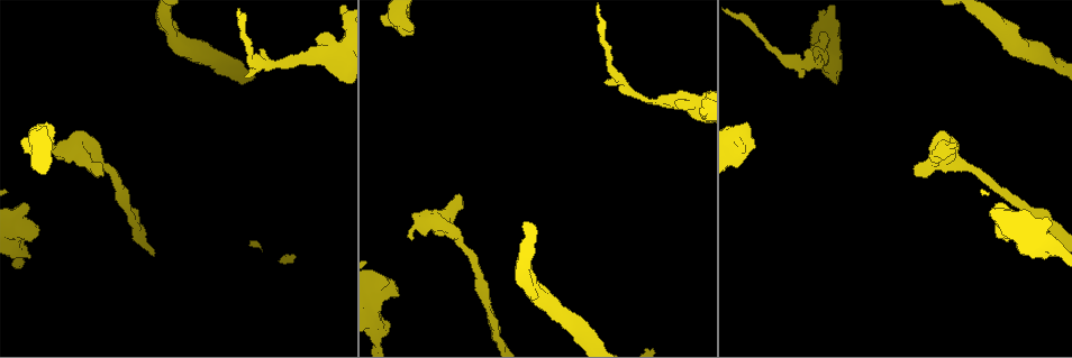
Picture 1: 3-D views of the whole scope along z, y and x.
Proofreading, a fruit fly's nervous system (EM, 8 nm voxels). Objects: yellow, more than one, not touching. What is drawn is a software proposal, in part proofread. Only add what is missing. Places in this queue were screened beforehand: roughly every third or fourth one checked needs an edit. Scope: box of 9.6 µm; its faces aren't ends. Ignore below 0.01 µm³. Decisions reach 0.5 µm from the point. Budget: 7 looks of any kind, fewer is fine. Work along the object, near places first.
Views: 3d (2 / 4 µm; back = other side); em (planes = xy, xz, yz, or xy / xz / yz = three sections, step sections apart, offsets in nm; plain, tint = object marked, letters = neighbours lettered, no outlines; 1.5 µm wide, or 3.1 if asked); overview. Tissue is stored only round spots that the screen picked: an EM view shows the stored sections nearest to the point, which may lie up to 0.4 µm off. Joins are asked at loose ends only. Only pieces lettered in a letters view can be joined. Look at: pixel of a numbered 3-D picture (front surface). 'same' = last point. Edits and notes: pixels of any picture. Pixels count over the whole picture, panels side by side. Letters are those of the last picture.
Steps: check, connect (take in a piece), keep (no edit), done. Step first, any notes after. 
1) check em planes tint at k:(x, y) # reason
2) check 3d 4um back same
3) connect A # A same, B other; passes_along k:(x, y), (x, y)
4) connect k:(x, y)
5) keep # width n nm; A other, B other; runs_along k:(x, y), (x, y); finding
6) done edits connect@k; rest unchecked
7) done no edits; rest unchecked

check em planes letters at 1:(326, 32) # stops while still wide

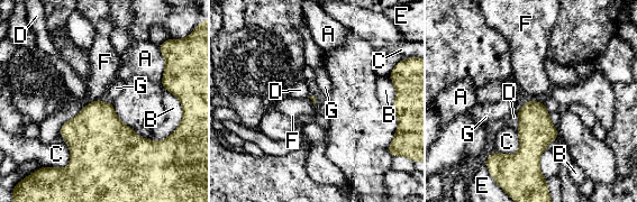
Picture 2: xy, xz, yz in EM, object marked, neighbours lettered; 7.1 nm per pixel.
keep # longest_contact F 380 nm; A other, B other, C other, D other, E other, F other, G other; border 2:(98, 99), (69, 119), (58, 134); no lettered piece goes on from it

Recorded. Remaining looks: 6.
check 3d 4um at 1:(914, 174) # free end

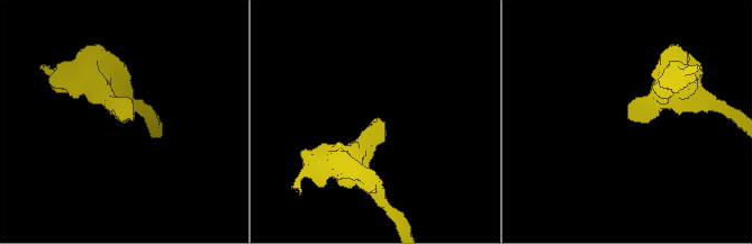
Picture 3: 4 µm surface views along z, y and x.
check em yz step 8 tint at 3:(631, 116)

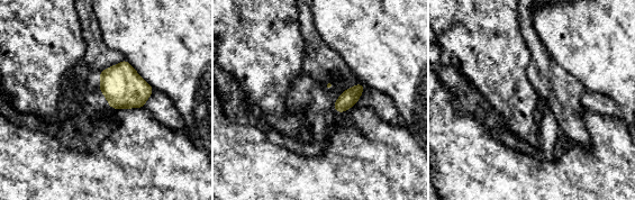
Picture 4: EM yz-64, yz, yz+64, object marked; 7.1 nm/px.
check em planes letters same

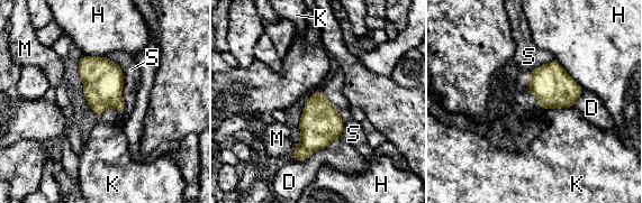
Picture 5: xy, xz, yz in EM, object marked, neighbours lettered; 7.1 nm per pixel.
keep # longest_contact S 420 nm; D other, H other, K other, M other, S other; border 5:(572, 107), (544, 109); no lettered piece goes on from it

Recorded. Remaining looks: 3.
check 3d 4um at 1:(413, 238) # free end

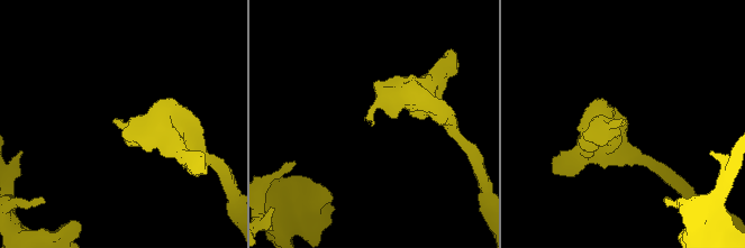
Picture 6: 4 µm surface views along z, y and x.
check em yz step 8 letters at 6:(120, 123)

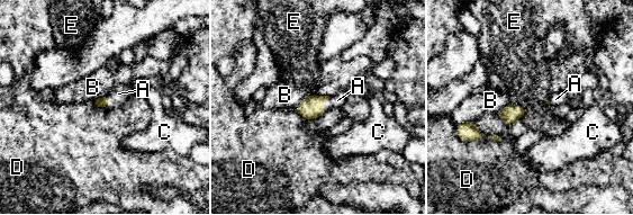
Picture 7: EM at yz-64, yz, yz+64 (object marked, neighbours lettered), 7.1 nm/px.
check em planes letters same # another direction

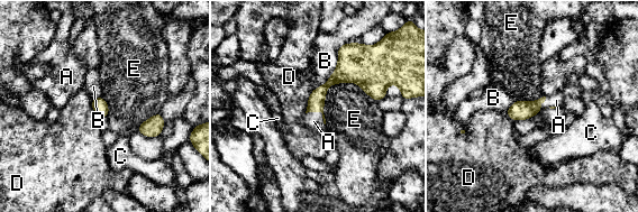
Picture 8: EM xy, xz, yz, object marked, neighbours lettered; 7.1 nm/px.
connect A # A same, B other, C other, D other, E other; it goes on there

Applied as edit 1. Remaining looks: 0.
done edits connect@8; rest unchecked

